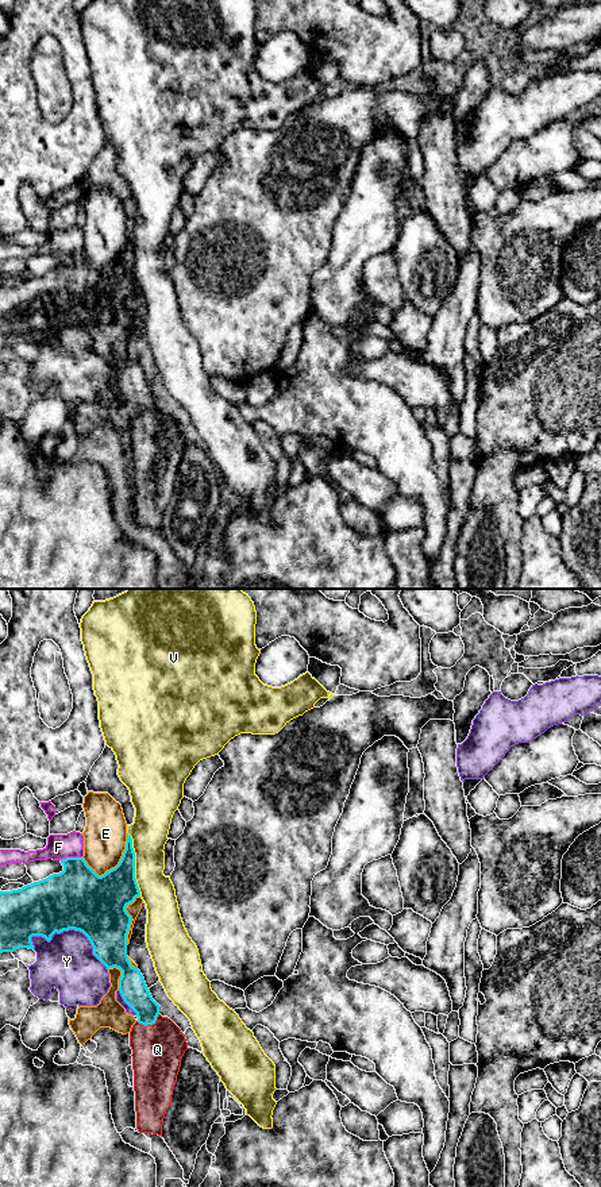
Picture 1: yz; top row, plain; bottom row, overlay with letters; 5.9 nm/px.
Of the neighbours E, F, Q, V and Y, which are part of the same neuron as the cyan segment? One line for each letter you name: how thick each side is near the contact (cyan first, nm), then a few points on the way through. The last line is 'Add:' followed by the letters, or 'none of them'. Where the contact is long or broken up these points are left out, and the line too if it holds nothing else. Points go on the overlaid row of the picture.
Q: Thickness 160 nm (cyan) against 300 nm. Path across: yz (133, 987), (147, 1010), (149, 1024), (157, 1049)
Add: Q

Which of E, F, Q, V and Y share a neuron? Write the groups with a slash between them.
E / F / Q / V / Y

